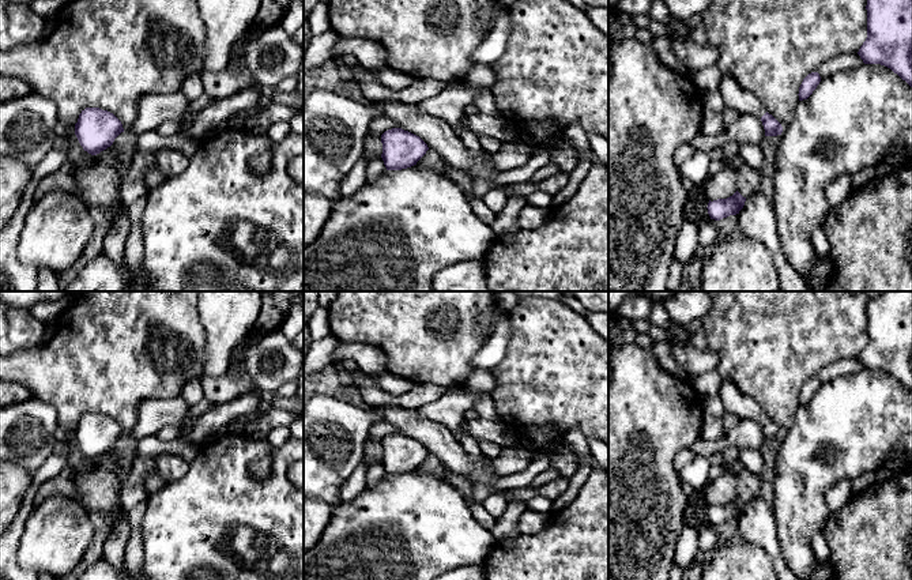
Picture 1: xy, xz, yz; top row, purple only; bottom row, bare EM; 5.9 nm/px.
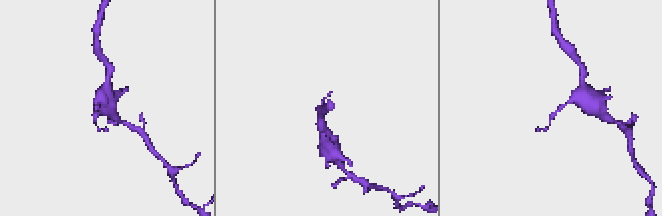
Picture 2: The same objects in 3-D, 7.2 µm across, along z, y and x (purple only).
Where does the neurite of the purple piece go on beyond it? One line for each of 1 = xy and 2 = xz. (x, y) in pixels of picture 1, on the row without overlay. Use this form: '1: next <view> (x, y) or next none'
1: next none
2: next none

